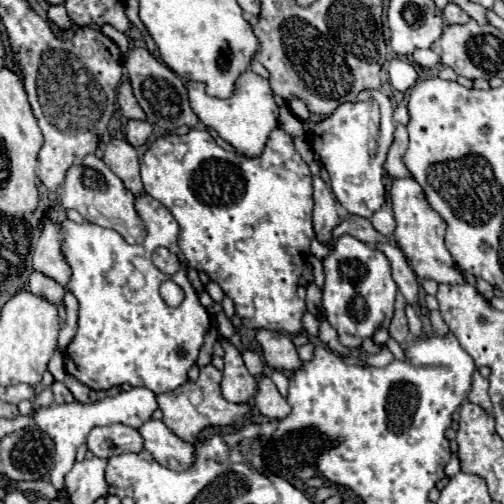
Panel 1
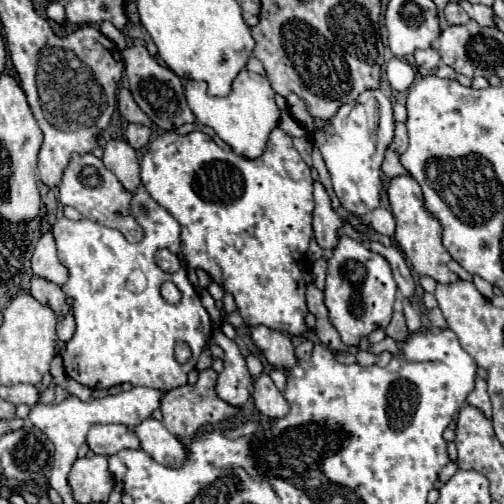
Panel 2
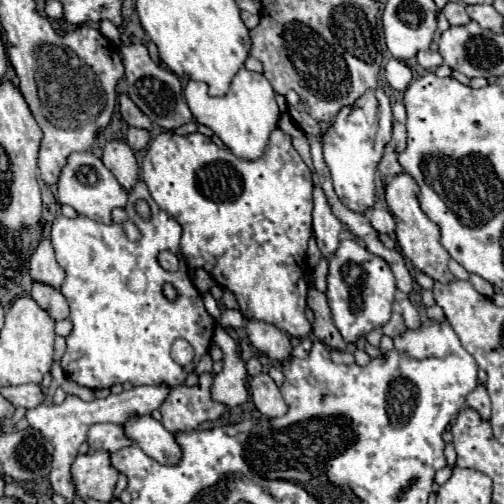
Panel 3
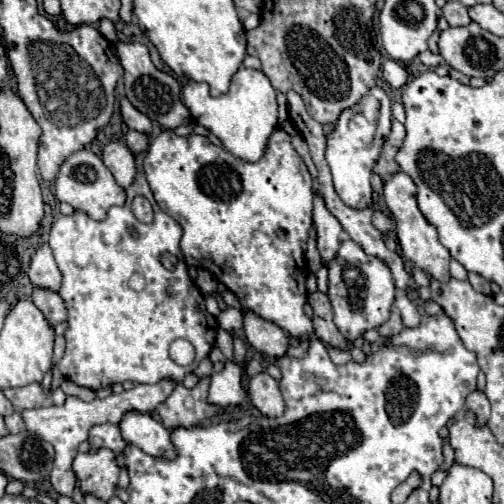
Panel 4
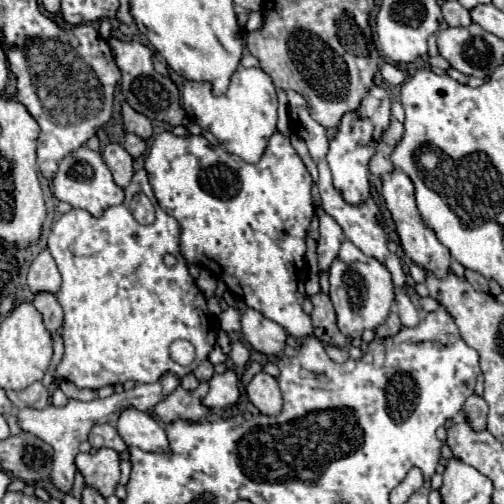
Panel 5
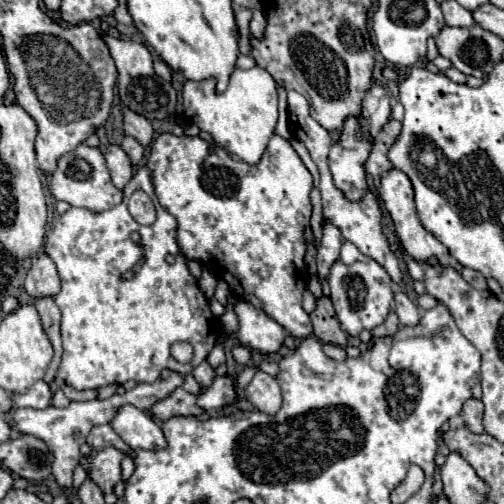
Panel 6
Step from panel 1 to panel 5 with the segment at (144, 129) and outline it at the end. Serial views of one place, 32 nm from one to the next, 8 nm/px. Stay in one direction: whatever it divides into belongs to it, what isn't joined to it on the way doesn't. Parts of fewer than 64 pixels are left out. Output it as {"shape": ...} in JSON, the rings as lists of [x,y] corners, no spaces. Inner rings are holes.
{"shape":[[[126,134],[126,138],[124,138],[124,148],[126,148],[126,152],[136,160],[136,158],[140,158],[140,156],[144,154],[144,150],[146,150],[146,142],[140,140],[138,136]]]}

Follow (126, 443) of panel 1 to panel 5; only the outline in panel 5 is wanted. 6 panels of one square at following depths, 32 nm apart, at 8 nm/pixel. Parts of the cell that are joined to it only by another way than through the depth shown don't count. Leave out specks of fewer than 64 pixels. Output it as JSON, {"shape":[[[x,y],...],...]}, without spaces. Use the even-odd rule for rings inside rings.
{"shape":[[[112,424],[94,426],[88,435],[88,442],[92,450],[100,450],[101,448],[116,448],[118,452],[126,452],[128,450],[126,442],[122,440]]]}

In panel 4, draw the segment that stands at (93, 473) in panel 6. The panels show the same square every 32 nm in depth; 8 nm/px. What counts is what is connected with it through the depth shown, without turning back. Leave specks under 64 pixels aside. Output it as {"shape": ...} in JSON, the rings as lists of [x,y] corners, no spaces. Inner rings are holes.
{"shape":[[[100,448],[96,452],[78,454],[74,460],[74,472],[82,482],[82,492],[92,492],[102,500],[114,496],[120,468],[112,450]]]}

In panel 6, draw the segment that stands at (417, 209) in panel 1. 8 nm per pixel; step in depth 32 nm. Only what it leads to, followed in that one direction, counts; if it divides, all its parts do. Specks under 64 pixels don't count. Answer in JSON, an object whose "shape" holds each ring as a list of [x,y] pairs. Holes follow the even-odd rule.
{"shape":[[[396,168],[388,170],[382,176],[382,180],[380,180],[378,194],[380,194],[382,202],[384,202],[384,208],[390,212],[390,218],[392,218],[394,228],[396,228],[396,234],[398,234],[398,238],[400,238],[402,248],[406,250],[406,254],[410,254],[418,262],[424,262],[428,258],[438,258],[440,264],[448,264],[450,262],[448,248],[438,238],[434,238],[430,232],[426,232],[424,226],[420,224],[416,208],[414,208],[414,190],[412,190],[412,184],[410,184],[410,180],[408,180],[408,176],[404,172],[400,172]]]}

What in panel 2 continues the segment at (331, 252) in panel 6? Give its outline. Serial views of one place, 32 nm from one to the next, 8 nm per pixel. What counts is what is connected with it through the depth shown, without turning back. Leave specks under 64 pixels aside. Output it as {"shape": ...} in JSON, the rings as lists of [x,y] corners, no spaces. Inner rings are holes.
{"shape":[[[314,182],[314,234],[322,250],[334,250],[338,244],[338,230],[344,226],[342,218],[334,212],[330,196],[320,182]]]}

